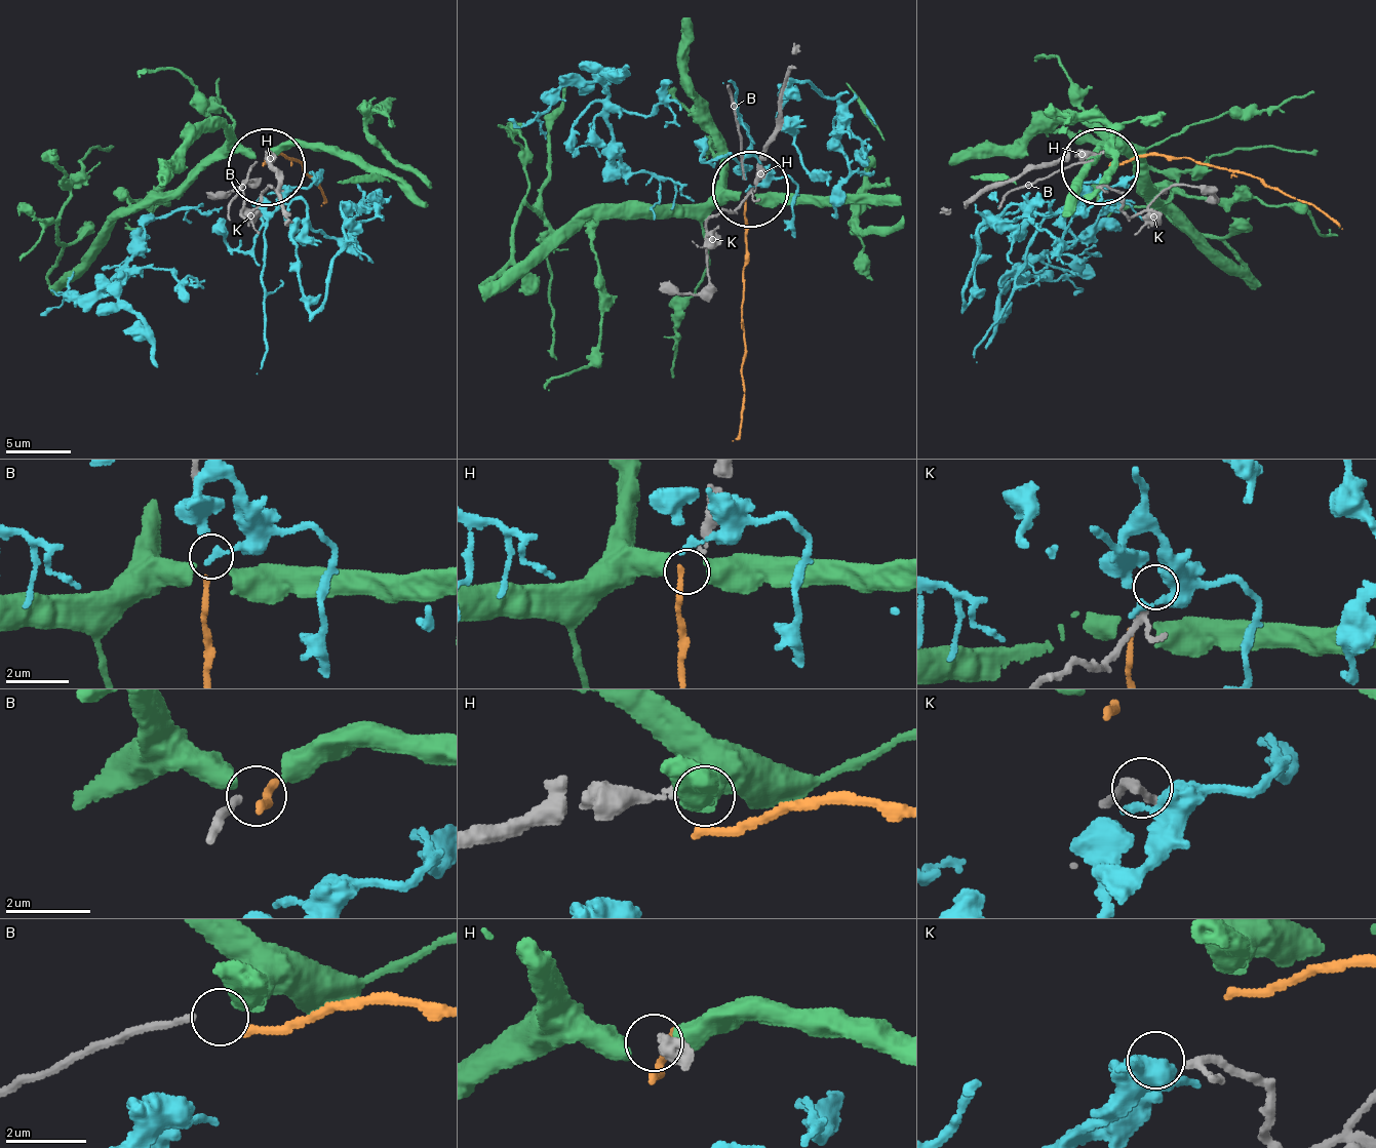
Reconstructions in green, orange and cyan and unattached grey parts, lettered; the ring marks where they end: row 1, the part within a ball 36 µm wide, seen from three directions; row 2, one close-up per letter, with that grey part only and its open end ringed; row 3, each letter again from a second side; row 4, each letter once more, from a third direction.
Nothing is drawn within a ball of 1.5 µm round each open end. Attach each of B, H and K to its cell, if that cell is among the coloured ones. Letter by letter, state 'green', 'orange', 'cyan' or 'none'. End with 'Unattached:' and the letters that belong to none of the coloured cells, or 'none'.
B: orange
H: none
K: none
Unattached: H, K

